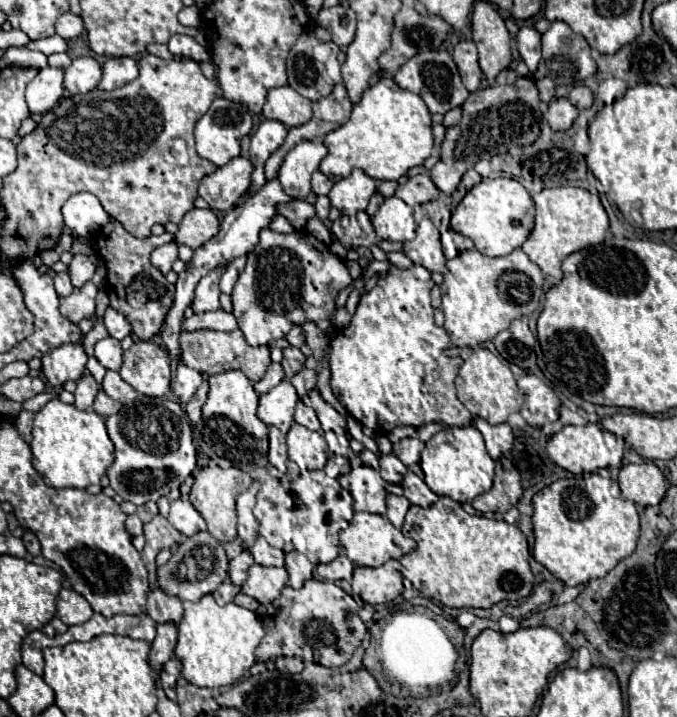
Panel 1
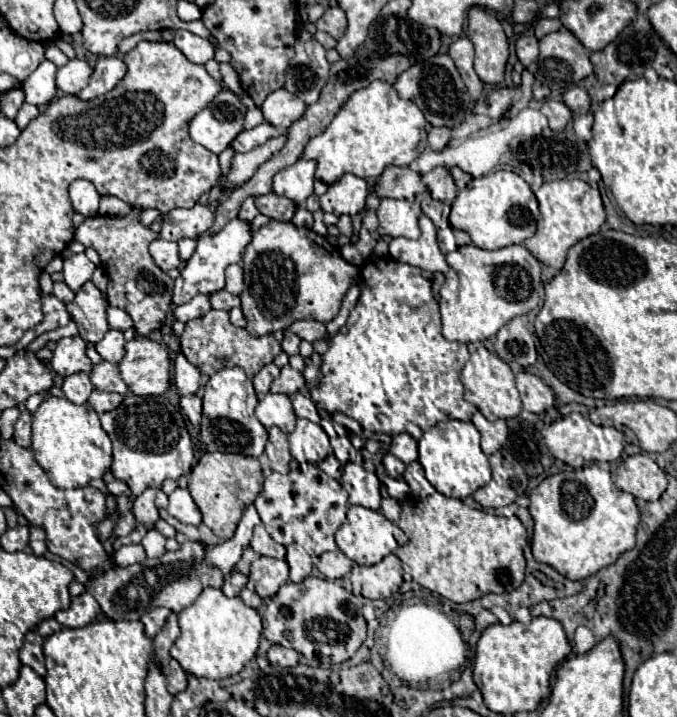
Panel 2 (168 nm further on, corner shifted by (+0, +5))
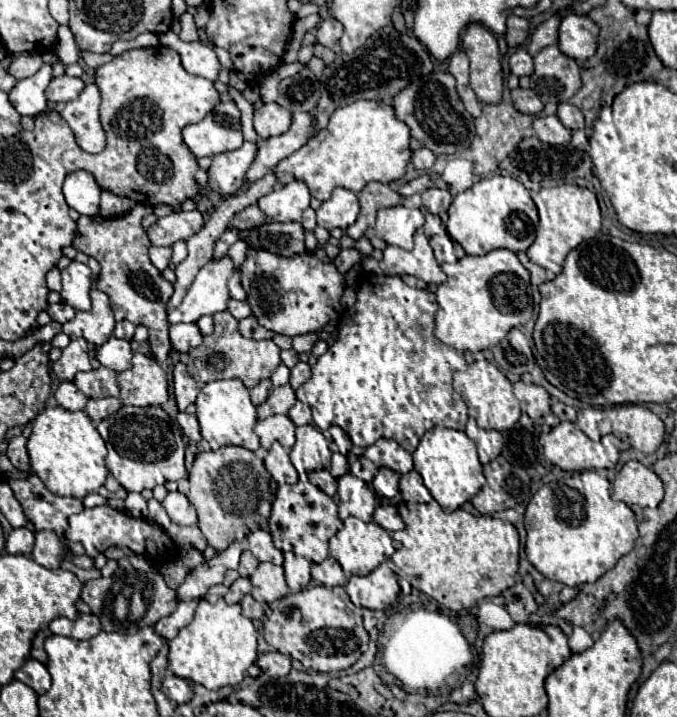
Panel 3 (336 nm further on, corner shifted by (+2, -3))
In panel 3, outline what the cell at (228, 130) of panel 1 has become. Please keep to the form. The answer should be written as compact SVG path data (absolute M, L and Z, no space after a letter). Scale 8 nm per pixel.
M220 102L204 120L188 124L182 134L196 158L210 158L220 152L236 150L244 142L240 132L240 110L234 102Z

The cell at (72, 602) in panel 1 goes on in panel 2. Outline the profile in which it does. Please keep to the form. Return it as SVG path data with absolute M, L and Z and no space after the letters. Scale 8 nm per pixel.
M84 592L80 596L74 596L70 602L70 608L60 610L54 618L62 626L80 628L94 622L98 614L100 614L100 604L94 600L94 596L90 596L90 592Z

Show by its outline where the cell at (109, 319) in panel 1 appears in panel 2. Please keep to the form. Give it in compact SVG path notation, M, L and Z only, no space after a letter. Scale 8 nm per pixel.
M108 306L106 314L108 314L110 328L116 328L116 330L128 330L128 328L132 328L132 318L124 310Z

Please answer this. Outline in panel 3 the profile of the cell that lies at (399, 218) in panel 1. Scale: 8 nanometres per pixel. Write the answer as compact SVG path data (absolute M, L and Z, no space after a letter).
M404 204L392 208L380 208L376 220L376 236L386 244L410 250L414 246L412 236L425 223L423 213L418 208L408 208Z

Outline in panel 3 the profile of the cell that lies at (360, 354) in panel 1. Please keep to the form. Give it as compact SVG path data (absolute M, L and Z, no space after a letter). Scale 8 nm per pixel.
M366 276L358 290L356 304L346 310L340 322L336 342L318 358L310 380L296 390L296 398L312 408L314 424L320 430L328 430L336 424L350 436L354 446L362 448L390 436L408 452L414 452L424 432L434 426L442 424L446 428L464 430L468 408L452 388L452 374L466 369L466 360L463 353L434 338L432 322L436 310L434 292L410 288L398 276Z

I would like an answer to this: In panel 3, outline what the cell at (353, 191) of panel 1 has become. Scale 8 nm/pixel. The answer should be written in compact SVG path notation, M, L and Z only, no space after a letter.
M334 188L330 200L322 202L322 206L316 210L318 226L326 230L332 228L346 230L350 224L356 222L358 212L360 212L360 204L356 194L344 188Z

